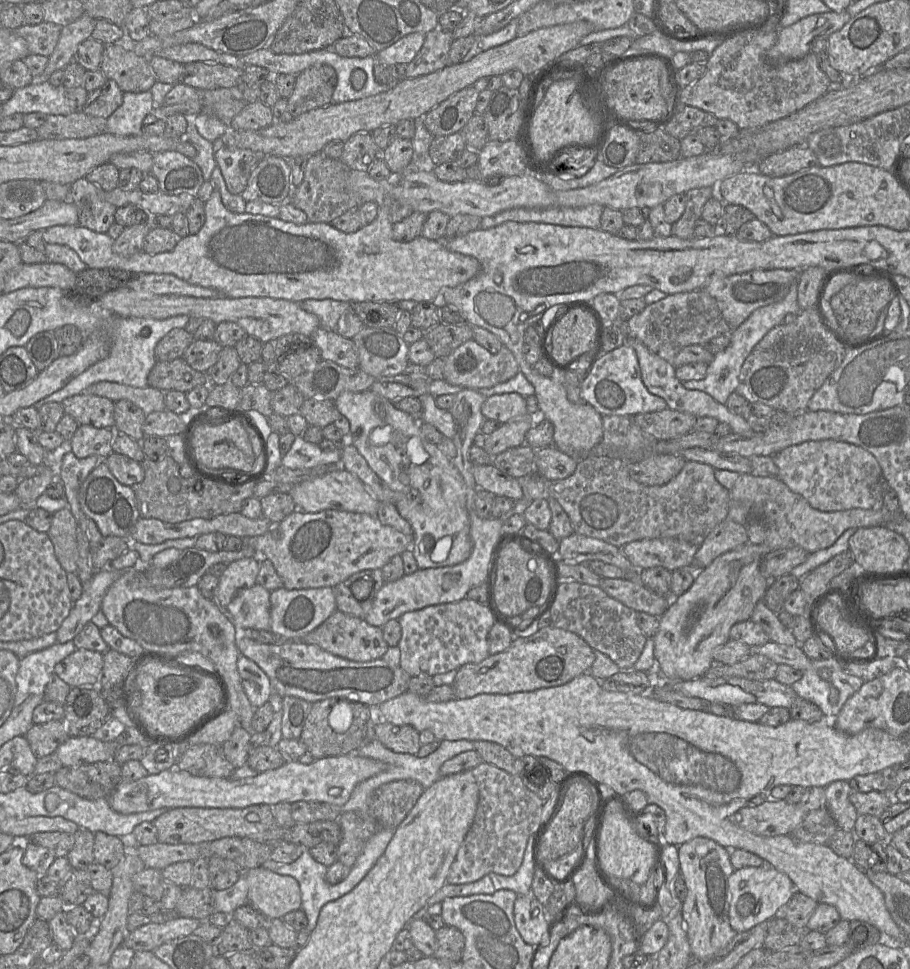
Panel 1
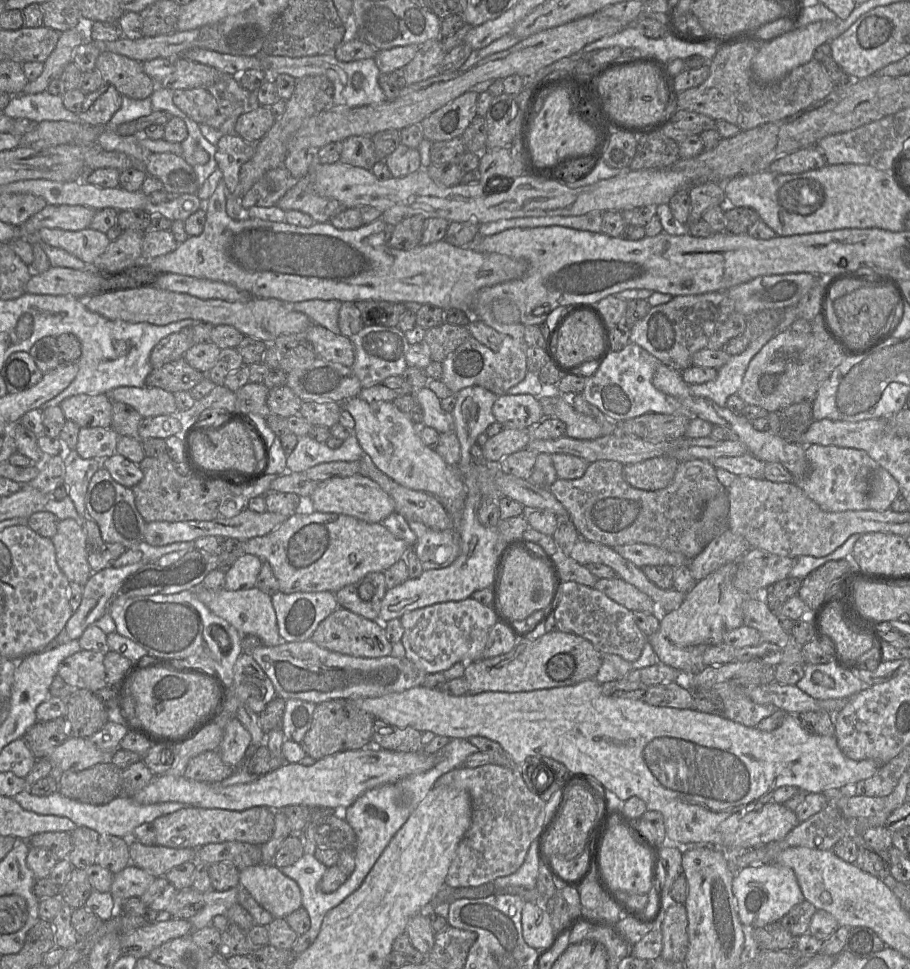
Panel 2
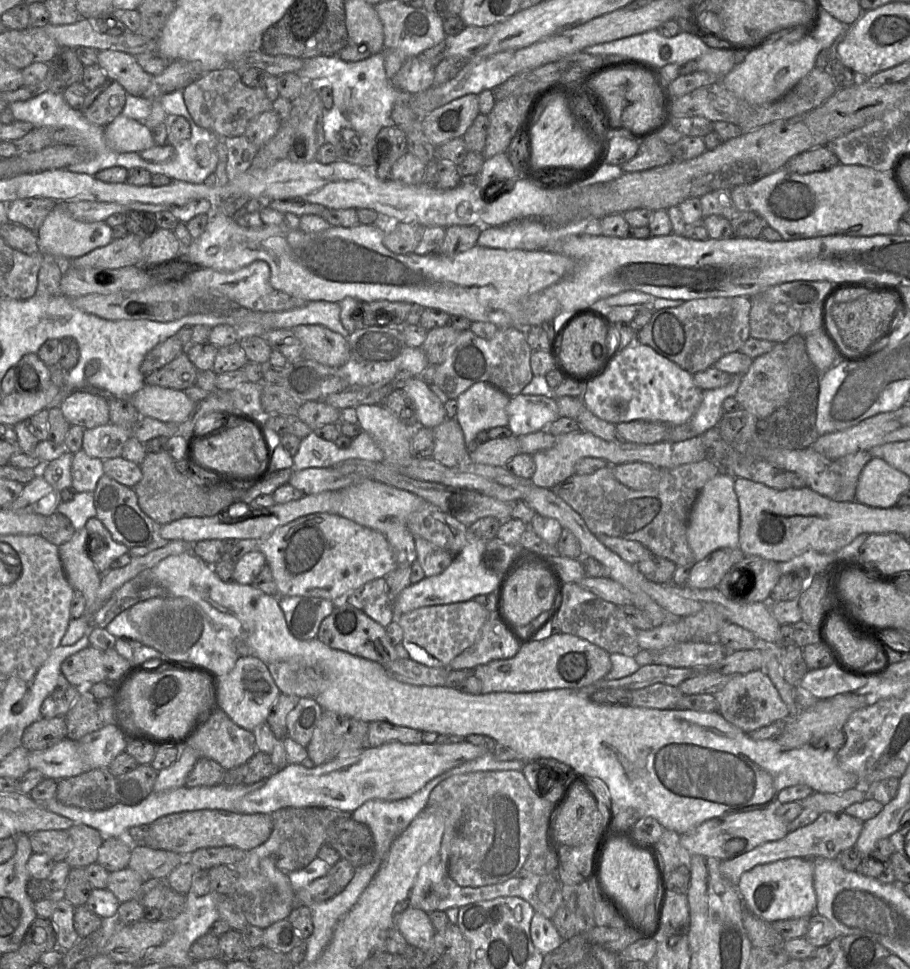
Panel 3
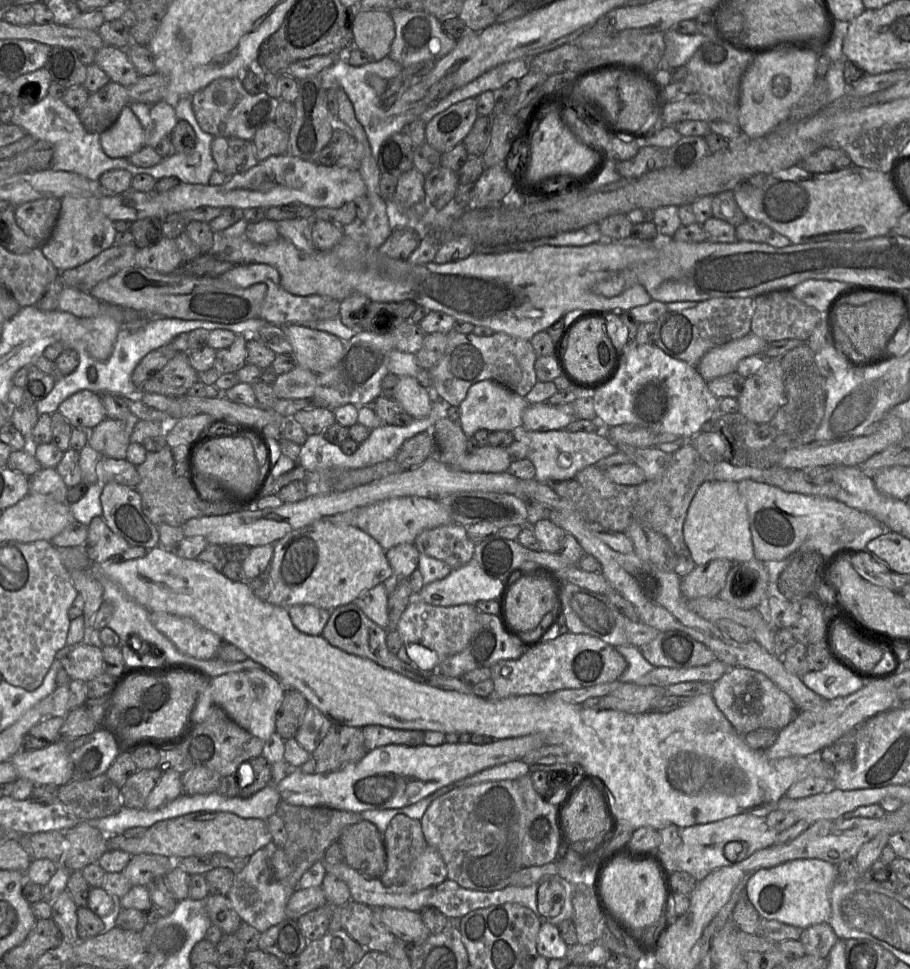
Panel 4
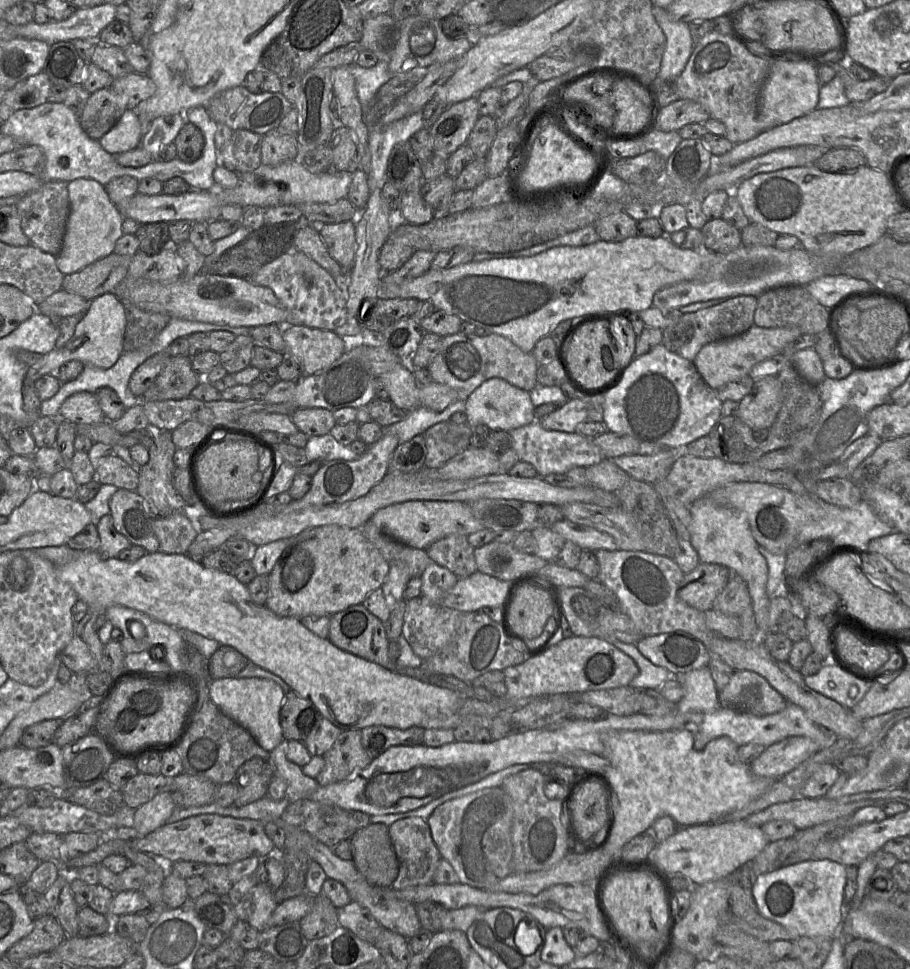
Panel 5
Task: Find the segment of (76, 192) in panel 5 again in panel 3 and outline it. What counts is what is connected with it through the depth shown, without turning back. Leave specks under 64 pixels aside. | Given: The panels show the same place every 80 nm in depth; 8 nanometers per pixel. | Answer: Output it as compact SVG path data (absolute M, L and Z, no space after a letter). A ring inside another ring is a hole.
M57 203L35 233L38 238L39 252L43 255L75 259L97 248L107 246L113 240L112 232L112 228L105 222L83 222L74 219L62 203Z

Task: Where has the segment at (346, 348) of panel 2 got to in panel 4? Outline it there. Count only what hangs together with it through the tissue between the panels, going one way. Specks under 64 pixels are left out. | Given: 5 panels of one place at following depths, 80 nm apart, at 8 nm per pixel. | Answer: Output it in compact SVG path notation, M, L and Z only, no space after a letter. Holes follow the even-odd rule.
M302 325L284 326L296 364L316 374L336 366L344 352L344 341L329 332Z

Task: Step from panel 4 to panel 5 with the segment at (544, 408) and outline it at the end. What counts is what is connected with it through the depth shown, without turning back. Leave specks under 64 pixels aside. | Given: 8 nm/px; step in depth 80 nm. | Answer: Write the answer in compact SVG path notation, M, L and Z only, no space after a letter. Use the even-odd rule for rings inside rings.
M577 396L559 406L554 412L536 420L547 430L573 433L581 422L587 420L587 398Z

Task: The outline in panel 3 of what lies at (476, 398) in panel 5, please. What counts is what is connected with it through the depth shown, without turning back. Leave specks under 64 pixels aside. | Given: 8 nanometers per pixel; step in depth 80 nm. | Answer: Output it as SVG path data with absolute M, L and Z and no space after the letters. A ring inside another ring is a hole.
M476 382L460 394L455 419L468 445L481 431L508 425L507 406L510 396L488 382Z

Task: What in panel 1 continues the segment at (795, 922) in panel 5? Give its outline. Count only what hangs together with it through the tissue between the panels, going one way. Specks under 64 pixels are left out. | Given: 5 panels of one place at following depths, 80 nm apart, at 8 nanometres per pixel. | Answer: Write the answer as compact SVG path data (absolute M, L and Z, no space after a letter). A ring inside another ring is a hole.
M768 864L761 867L744 867L734 870L728 879L729 892L729 922L736 933L741 933L774 918L781 907L786 905L796 888L791 879L784 873L778 871Z

